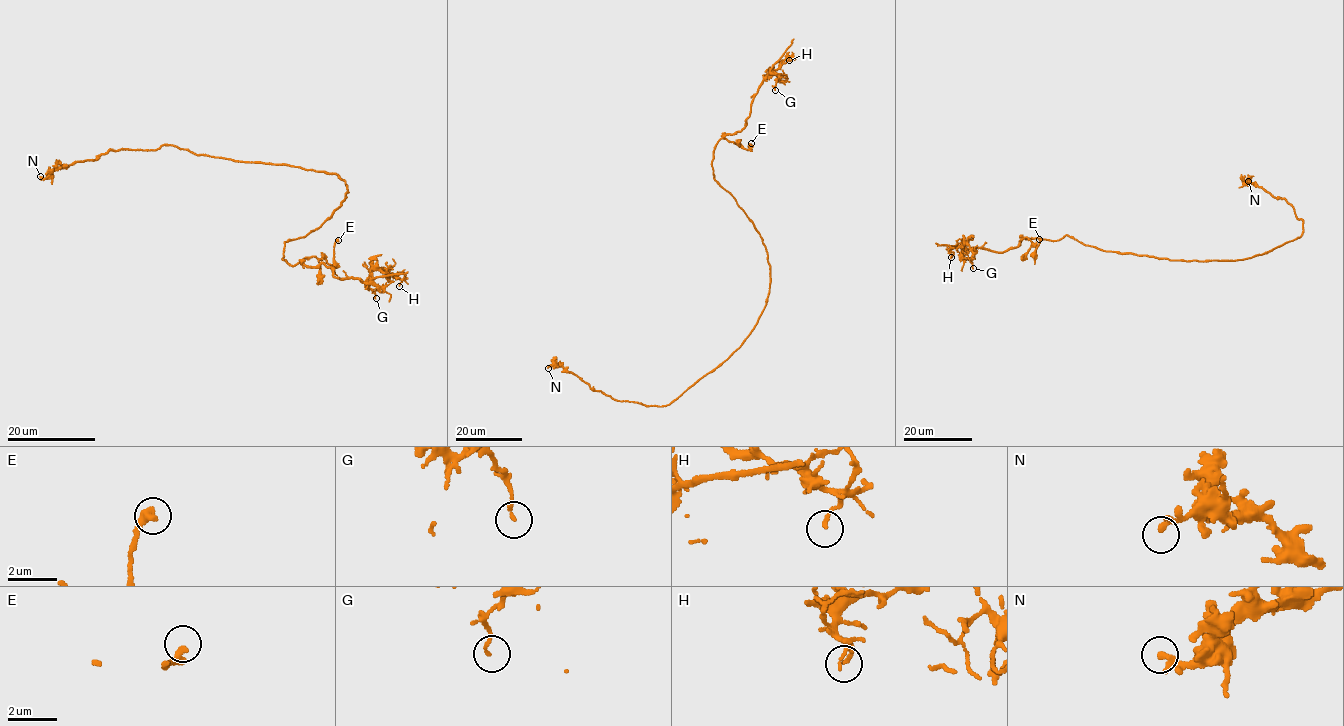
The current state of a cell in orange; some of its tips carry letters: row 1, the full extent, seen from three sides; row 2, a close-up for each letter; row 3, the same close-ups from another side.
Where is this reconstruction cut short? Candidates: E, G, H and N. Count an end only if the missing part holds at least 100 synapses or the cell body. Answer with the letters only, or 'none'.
none

